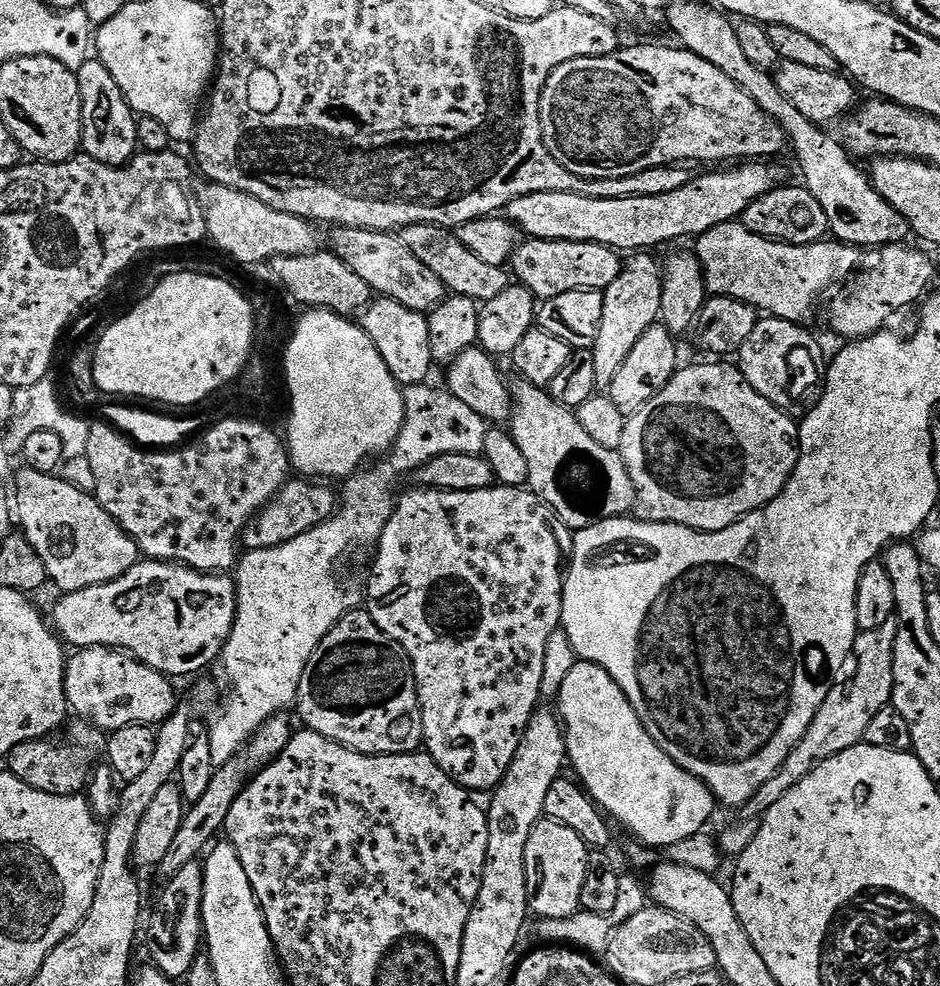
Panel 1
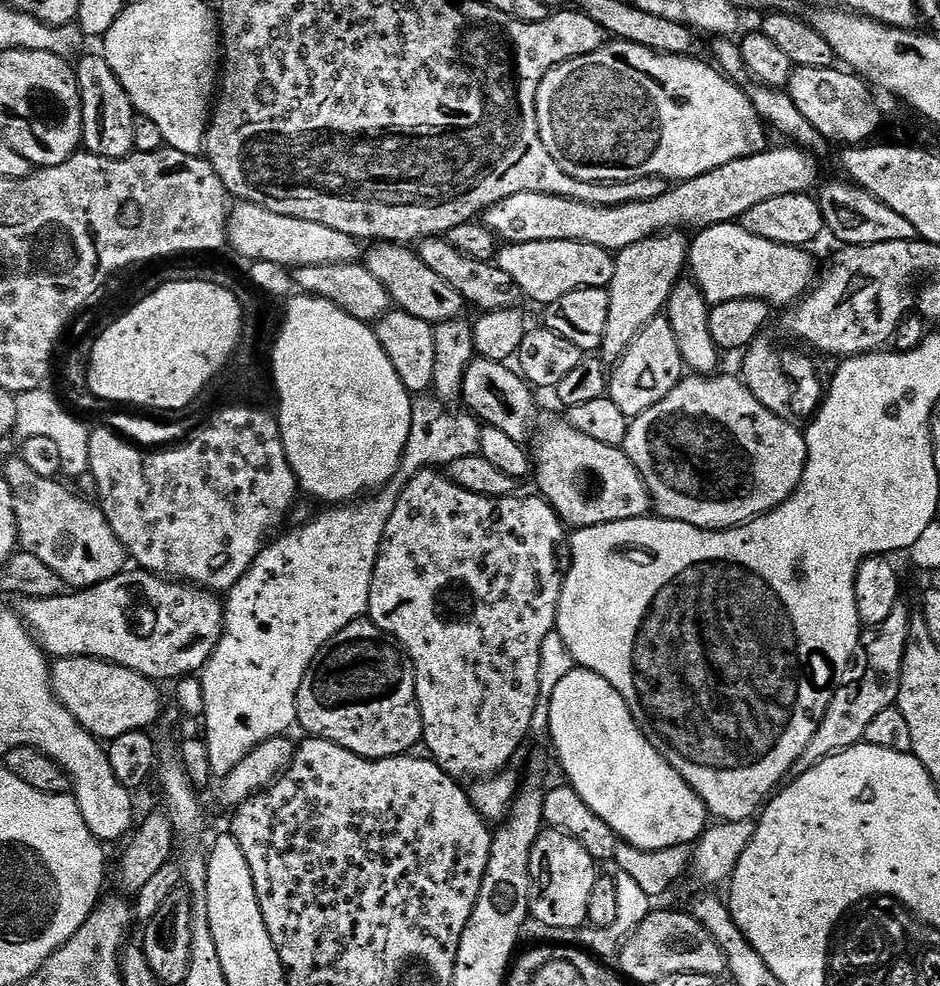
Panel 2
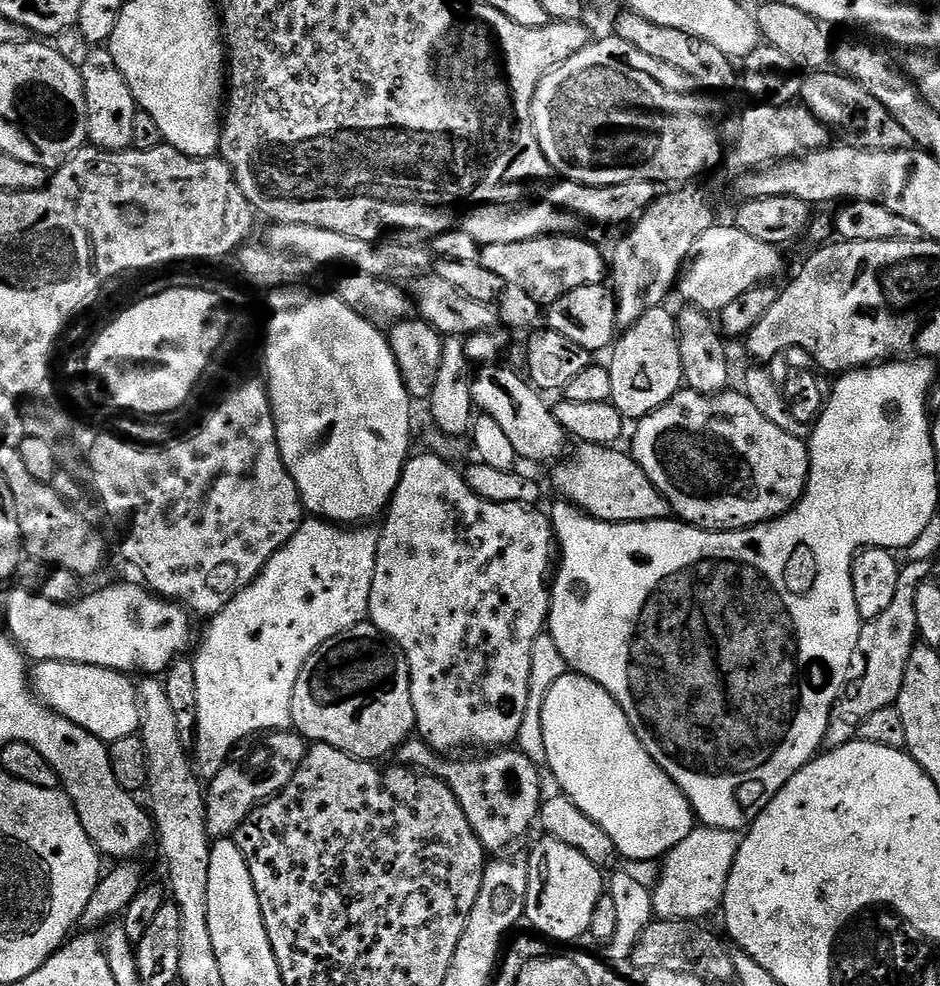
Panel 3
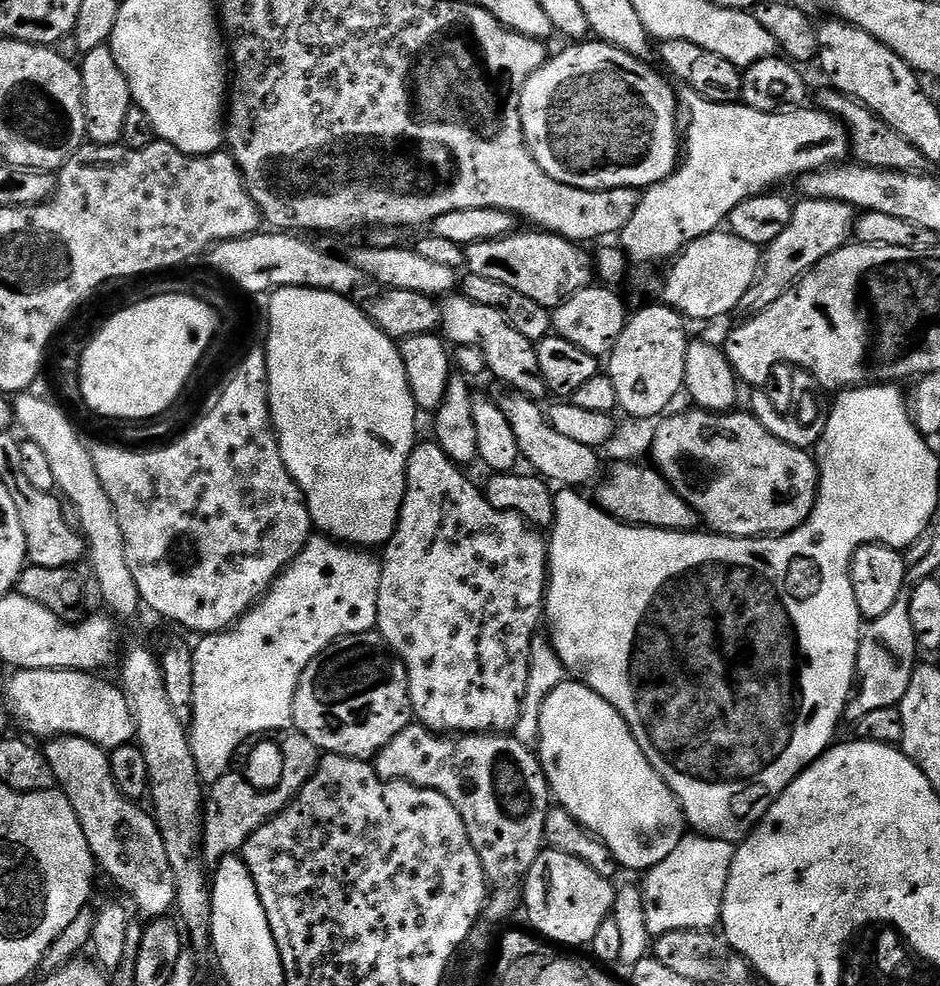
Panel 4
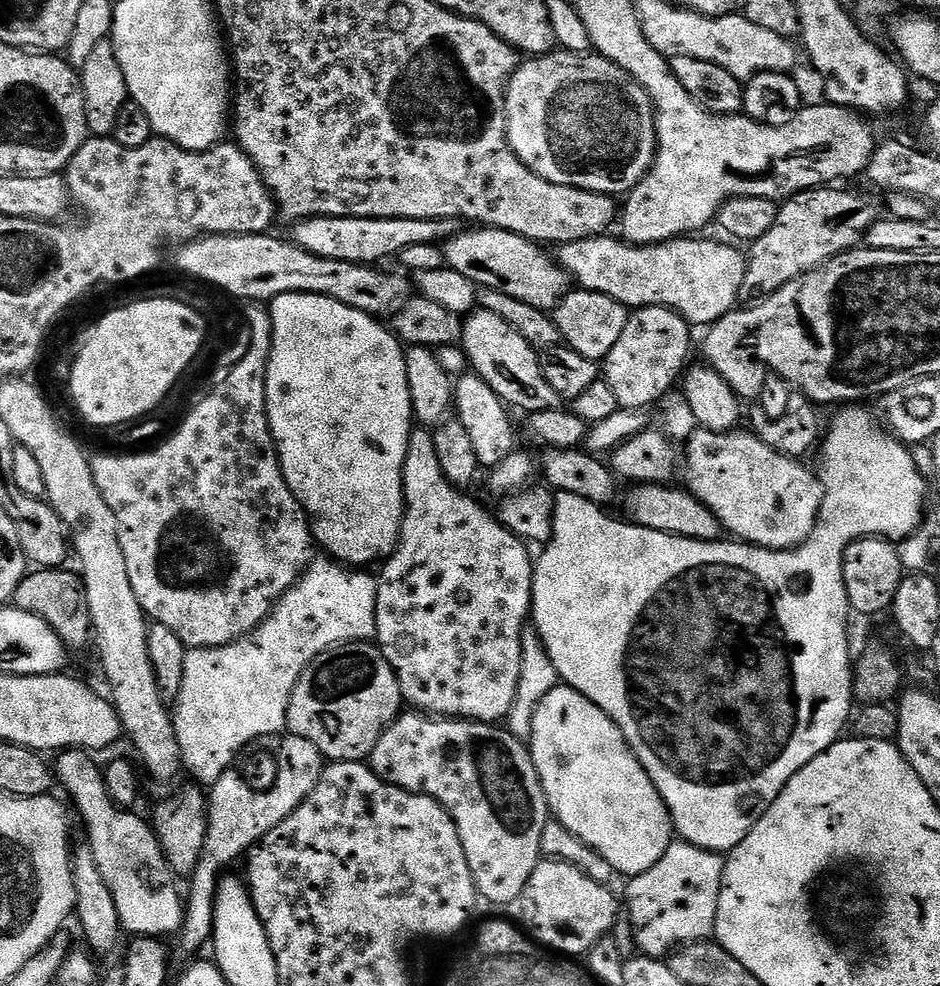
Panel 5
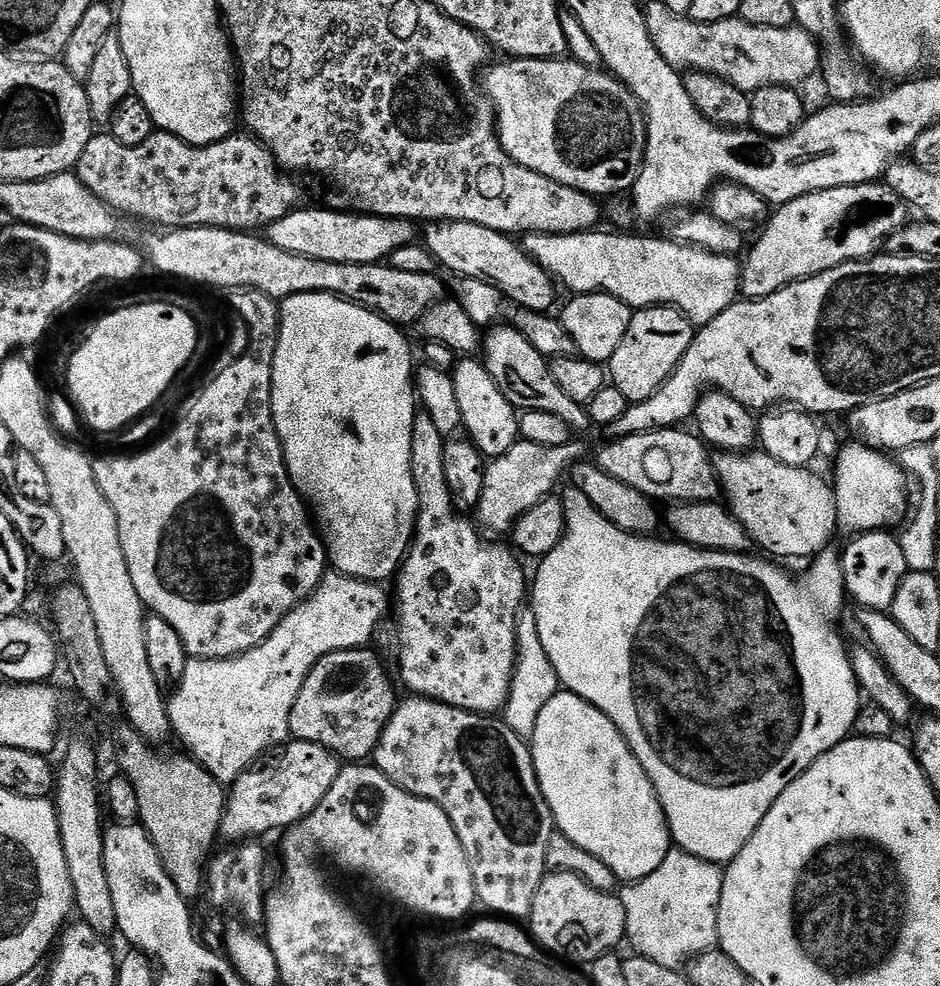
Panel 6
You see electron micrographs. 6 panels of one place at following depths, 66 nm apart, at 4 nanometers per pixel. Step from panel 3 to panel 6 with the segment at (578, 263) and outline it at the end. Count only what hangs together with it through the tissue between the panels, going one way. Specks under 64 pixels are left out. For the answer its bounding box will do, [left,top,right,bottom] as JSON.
[422,220,557,313]

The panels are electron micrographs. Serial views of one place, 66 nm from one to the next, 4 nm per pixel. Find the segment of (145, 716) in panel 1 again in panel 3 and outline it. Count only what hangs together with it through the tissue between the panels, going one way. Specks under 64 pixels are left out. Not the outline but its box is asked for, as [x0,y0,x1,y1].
[30,660,142,745]

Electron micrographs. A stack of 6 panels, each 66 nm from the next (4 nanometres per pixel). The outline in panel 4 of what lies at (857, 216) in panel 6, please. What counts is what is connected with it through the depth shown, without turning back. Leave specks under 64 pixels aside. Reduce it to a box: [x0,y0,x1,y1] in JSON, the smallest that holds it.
[735,199,858,318]

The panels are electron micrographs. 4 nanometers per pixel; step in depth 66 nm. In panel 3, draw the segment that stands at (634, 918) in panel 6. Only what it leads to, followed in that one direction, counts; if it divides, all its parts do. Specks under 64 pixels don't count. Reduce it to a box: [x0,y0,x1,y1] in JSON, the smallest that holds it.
[652,826,741,921]

